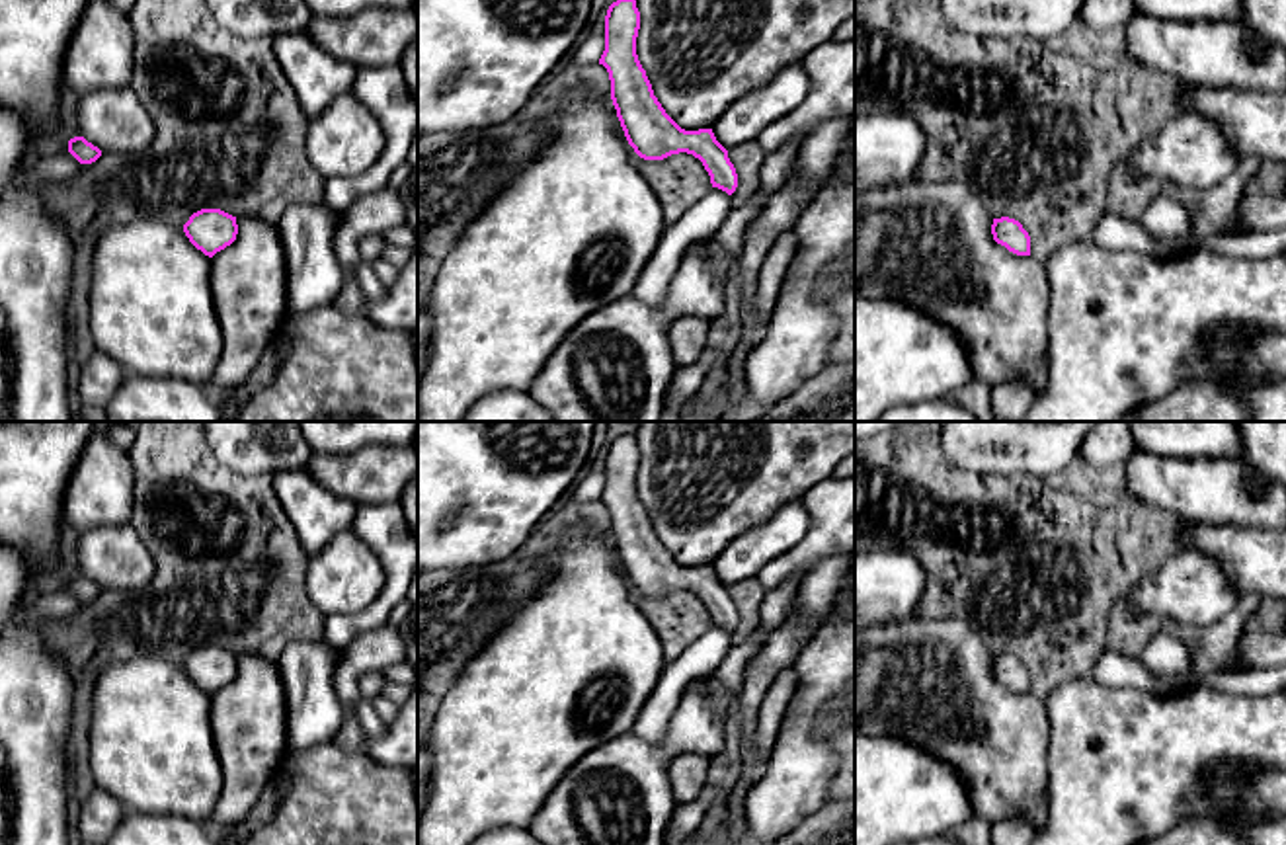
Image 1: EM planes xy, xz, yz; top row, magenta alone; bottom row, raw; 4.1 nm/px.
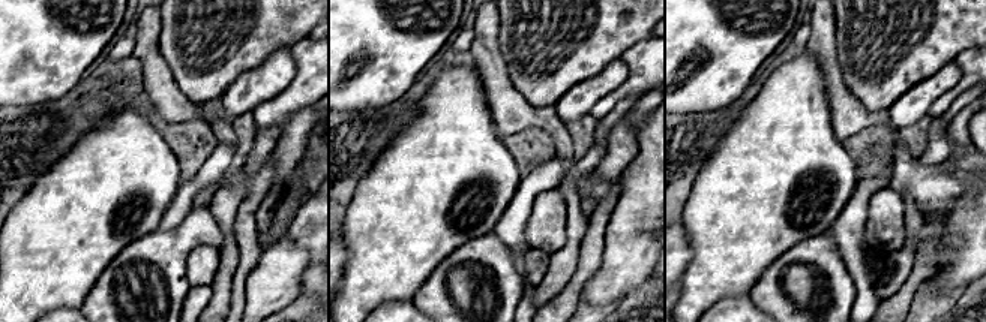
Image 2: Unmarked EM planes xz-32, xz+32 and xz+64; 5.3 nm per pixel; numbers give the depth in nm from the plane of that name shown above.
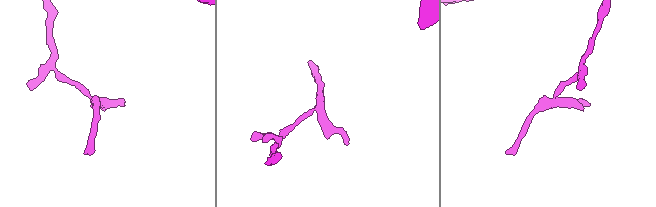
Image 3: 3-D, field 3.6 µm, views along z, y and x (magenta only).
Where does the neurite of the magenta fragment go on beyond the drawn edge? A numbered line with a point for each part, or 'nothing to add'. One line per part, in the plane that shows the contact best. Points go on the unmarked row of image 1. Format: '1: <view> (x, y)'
nothing to add

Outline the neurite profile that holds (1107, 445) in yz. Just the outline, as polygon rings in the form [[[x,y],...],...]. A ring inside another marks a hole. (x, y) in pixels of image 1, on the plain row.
[[[1097,422],[1079,447],[1079,470],[1108,476],[1134,453],[1136,443],[1126,422]]]

